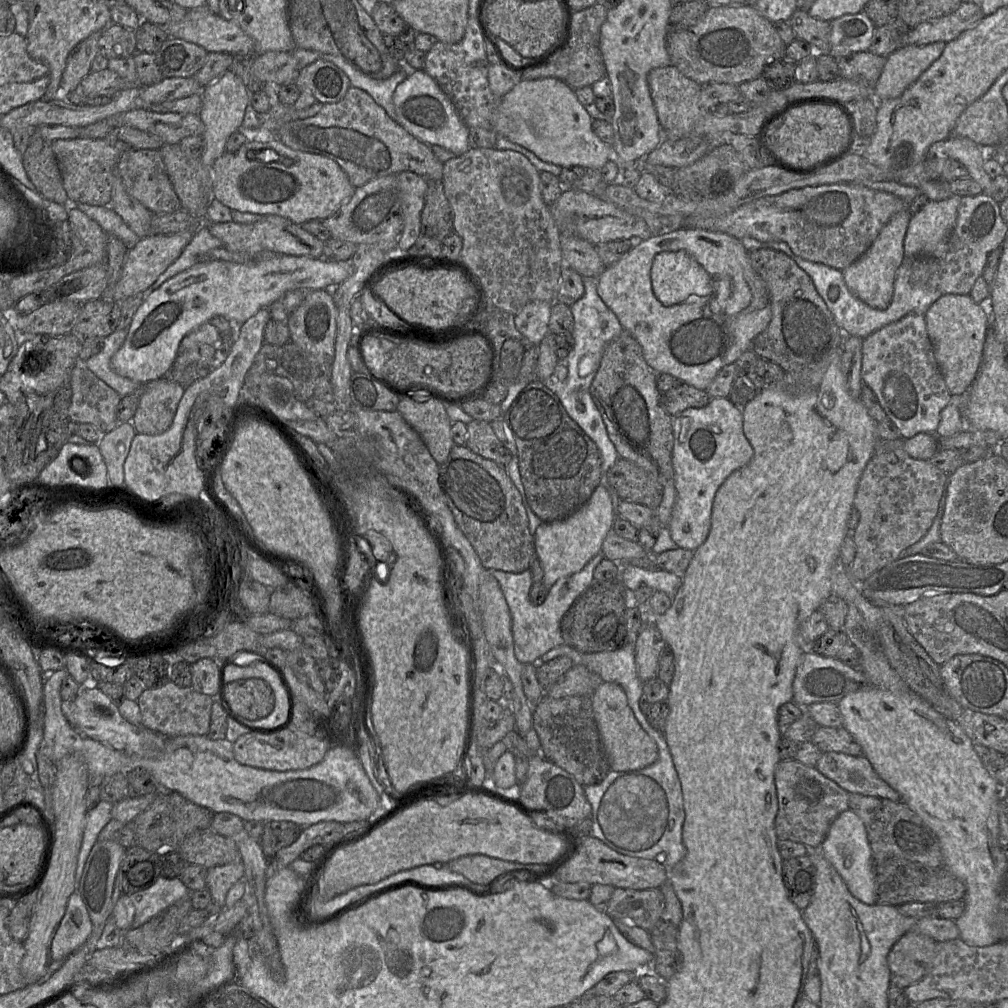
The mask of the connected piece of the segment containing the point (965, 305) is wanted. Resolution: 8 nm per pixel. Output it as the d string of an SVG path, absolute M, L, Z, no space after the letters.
M942 295L928 309L926 329L935 359L951 395L961 395L974 382L982 361L988 331L988 318L984 309L969 295Z

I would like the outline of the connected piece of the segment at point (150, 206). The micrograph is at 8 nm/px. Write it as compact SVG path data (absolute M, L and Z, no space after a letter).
M126 149L119 158L117 171L128 193L153 214L172 213L181 209L181 202L173 189L160 150Z

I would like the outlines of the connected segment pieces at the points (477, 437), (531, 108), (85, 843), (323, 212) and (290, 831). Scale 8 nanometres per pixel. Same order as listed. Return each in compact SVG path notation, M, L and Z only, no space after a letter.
M474 419L467 424L466 446L500 466L507 466L512 459L510 451L498 439L491 424L486 421Z
M542 78L519 81L506 95L500 99L500 111L509 119L510 142L518 144L544 162L562 168L581 166L585 169L600 170L613 156L613 147L601 141L592 129L592 117L587 108L575 95L575 89L557 78Z
M101 800L93 809L88 810L86 813L76 867L76 891L89 853L96 843L100 831L112 819L112 808L112 803Z
M251 137L234 153L225 152L213 164L214 198L231 210L264 216L277 215L297 225L324 220L348 201L355 187L333 160L294 150L276 137Z
M267 821L264 822L258 842L266 858L270 860L279 850L296 841L301 831L302 827L292 821Z

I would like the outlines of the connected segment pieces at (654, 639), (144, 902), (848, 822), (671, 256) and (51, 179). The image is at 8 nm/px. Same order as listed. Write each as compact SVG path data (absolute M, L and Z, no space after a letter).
M645 624L635 637L635 662L642 683L657 678L659 657L667 647L659 630L652 624Z
M159 876L147 889L129 895L135 908L131 928L138 928L160 914L169 906L183 898L188 898L191 891L179 878Z
M848 809L838 815L830 825L827 836L819 850L831 863L846 884L849 892L856 899L866 905L874 905L877 903L874 886L874 859L865 826L854 811Z
M686 251L658 253L651 281L654 295L666 307L683 303L690 296L711 293L708 274Z
M32 130L27 149L22 154L24 169L37 192L45 199L63 205L68 200L51 142Z

